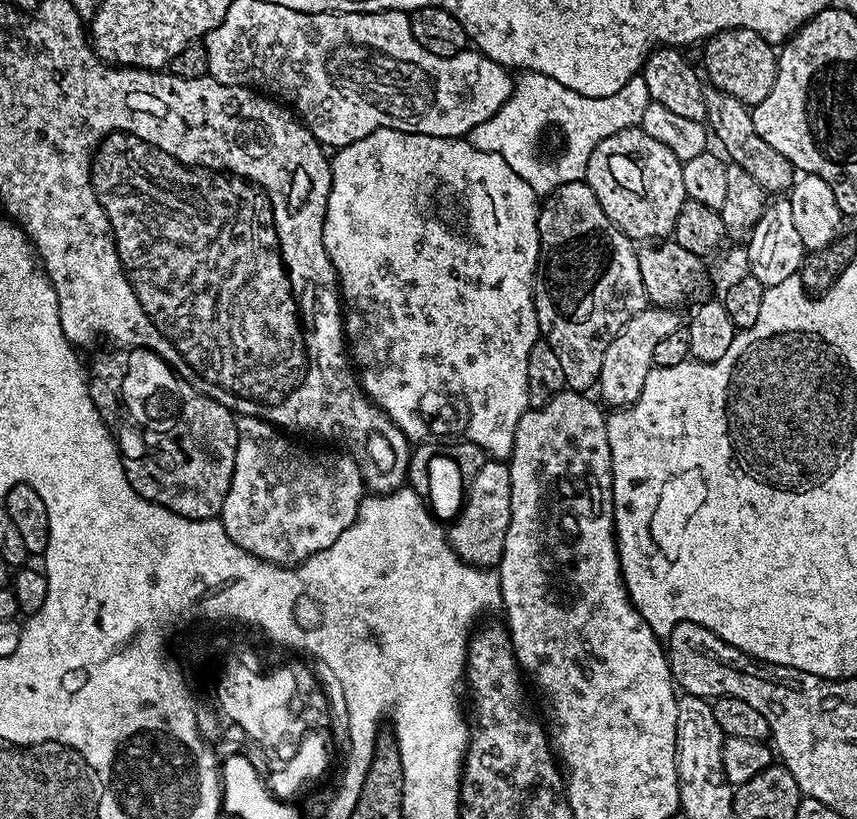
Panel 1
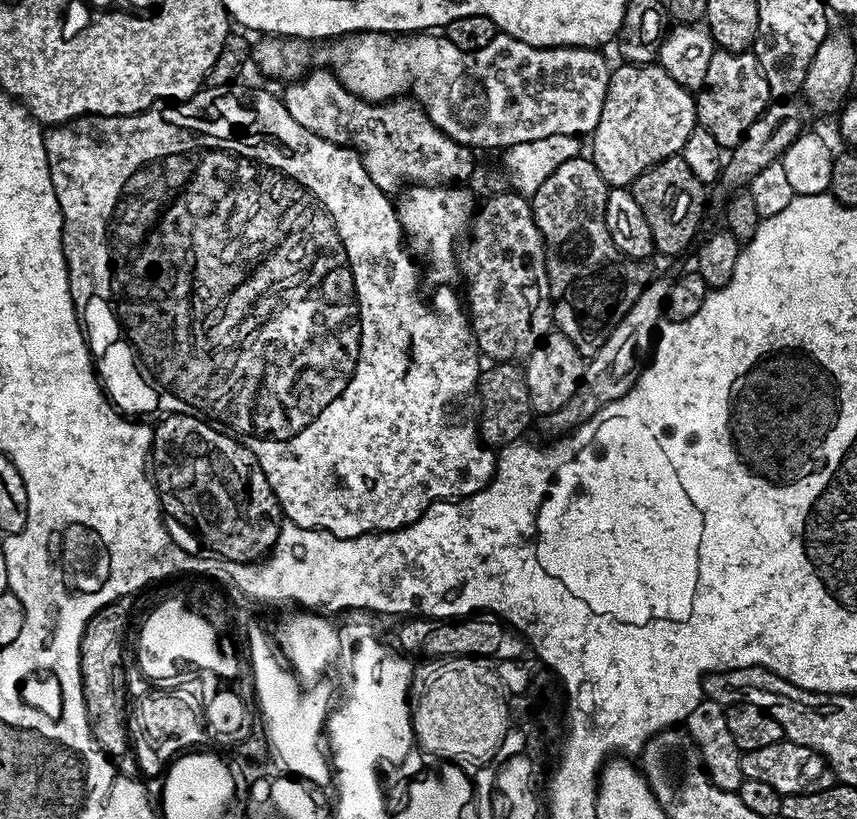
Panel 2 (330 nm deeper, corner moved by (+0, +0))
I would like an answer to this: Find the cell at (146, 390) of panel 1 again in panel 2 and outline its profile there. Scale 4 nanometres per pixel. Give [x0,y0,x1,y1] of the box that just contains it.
[150,414,282,564]

